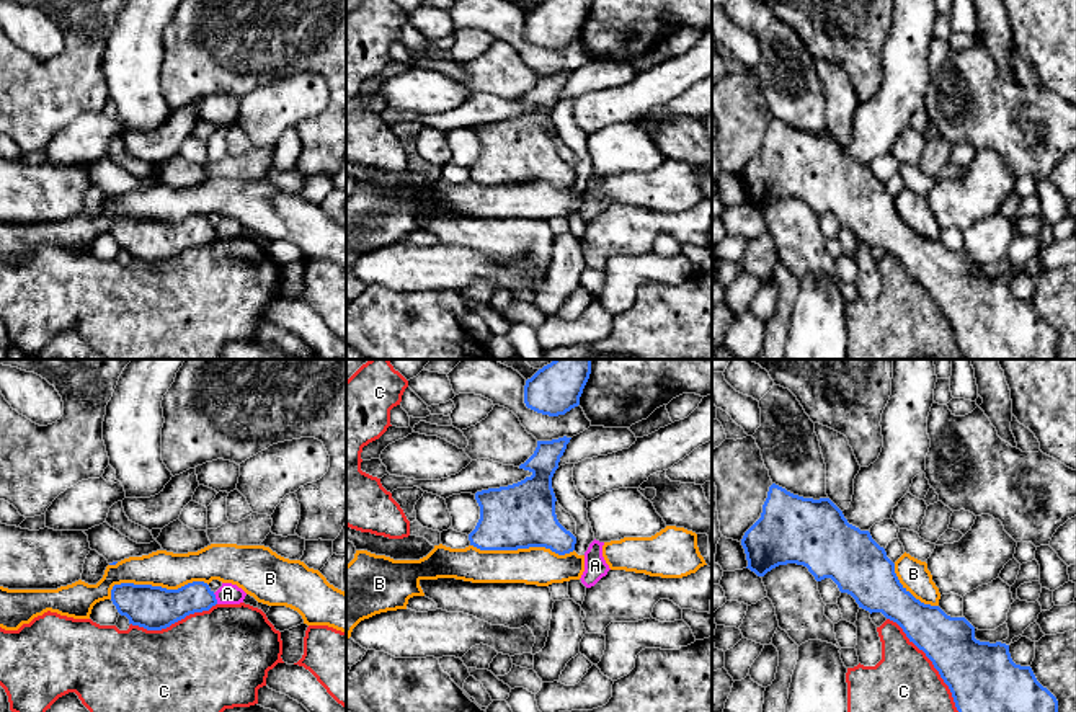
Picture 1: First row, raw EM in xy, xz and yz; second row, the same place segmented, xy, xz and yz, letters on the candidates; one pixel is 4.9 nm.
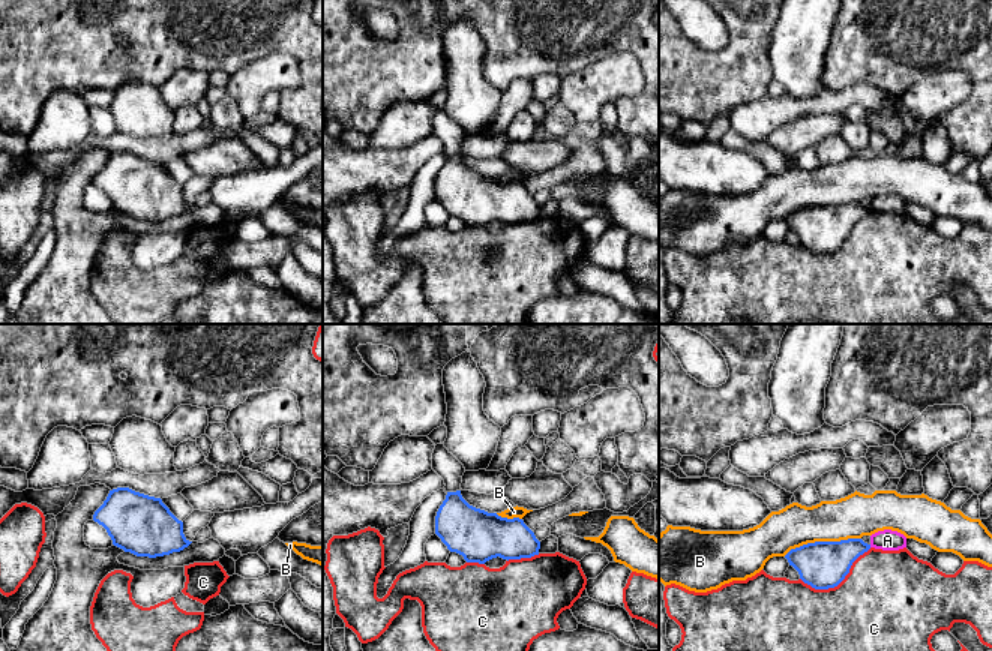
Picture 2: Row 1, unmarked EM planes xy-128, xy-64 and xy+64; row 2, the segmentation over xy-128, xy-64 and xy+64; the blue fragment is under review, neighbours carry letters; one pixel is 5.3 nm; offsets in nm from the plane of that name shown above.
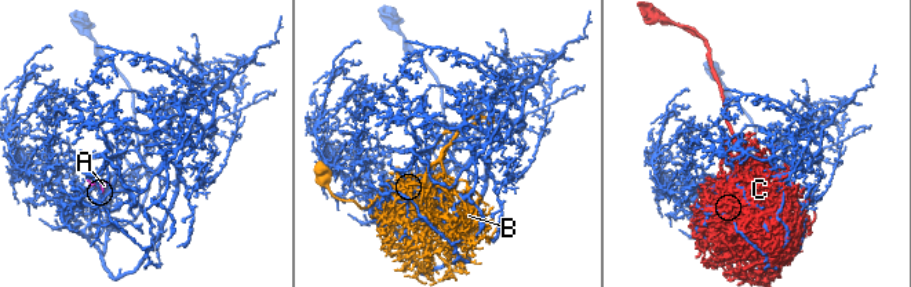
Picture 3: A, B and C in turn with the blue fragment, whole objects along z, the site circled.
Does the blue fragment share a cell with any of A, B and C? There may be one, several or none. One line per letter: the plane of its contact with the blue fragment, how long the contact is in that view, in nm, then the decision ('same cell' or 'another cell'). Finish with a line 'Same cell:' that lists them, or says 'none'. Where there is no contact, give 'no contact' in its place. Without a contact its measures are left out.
A: meets blue in xy; contact 60 nm long; another cell
B: meets blue in xy; contact 500 nm long; another cell
C: meets blue in yz; contact 600 nm long; another cell
Same cell: none

